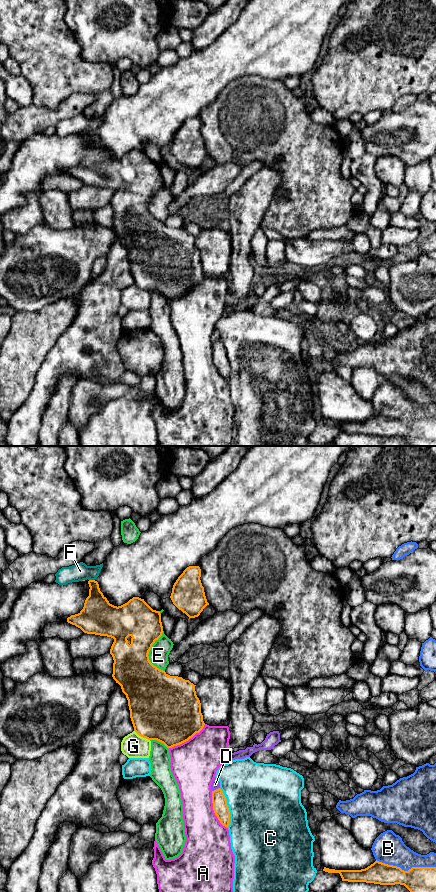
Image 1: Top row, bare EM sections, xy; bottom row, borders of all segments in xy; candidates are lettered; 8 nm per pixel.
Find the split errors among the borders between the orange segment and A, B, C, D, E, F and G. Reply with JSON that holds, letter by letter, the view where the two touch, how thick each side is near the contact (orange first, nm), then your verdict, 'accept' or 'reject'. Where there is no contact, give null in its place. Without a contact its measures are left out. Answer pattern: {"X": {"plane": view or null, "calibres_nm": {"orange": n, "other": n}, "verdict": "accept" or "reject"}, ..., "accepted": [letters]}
{"A": {"plane": "xy", "calibres_nm": {"orange": 120, "other": 340}, "verdict": "reject"}, "B": {"plane": "xy", "calibres_nm": {"orange": 240, "other": 240}, "verdict": "reject"}, "C": {"plane": "xy", "calibres_nm": {"orange": 120, "other": 500}, "verdict": "reject"}, "D": {"plane": "xy", "calibres_nm": {"orange": 120, "other": 70}, "verdict": "reject"}, "E": {"plane": "xy", "calibres_nm": {"orange": 340, "other": 160}, "verdict": "accept"}, "F": {"plane": "xy", "calibres_nm": {"orange": 240, "other": 140}, "verdict": "reject"}, "G": {"plane": "xy", "calibres_nm": {"orange": 480, "other": 190}, "verdict": "reject"}, "accepted": ["E"]}

